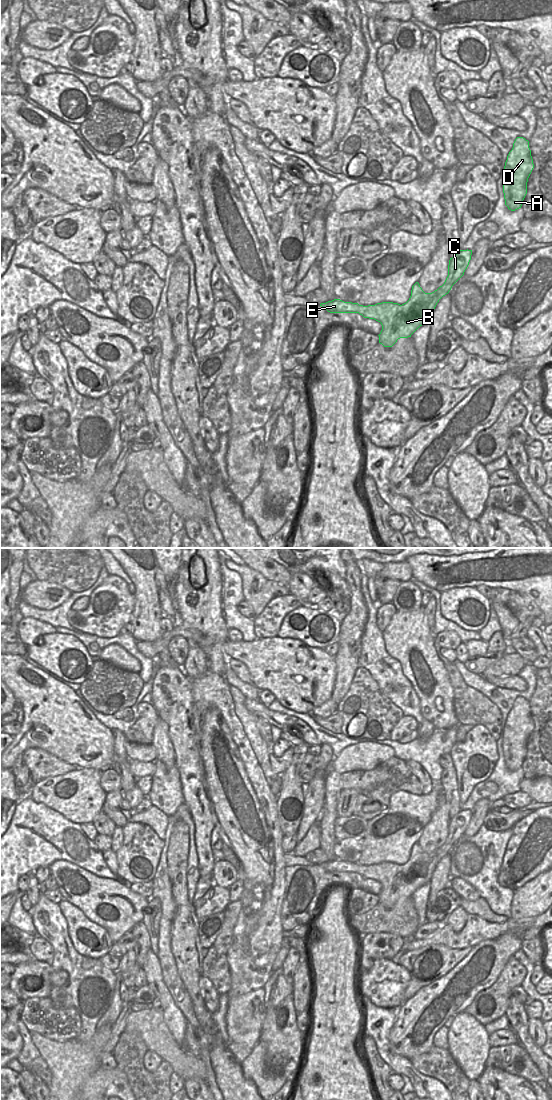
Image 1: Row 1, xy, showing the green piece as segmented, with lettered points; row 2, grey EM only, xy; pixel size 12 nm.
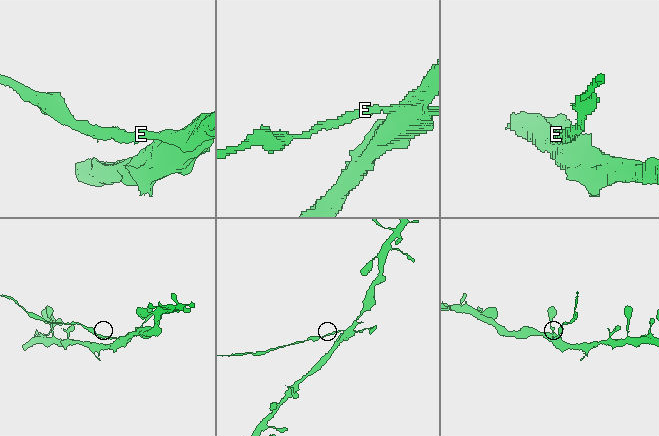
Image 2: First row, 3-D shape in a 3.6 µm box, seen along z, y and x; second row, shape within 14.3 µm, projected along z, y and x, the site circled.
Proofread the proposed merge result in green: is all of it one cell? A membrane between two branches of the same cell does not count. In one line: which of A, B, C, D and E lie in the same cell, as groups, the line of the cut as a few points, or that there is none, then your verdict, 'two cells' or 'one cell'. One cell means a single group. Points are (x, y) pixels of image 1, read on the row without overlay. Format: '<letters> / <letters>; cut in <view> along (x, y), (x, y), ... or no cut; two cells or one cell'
A B C D / E; cut in xy along (360, 865), (357, 872); two cells

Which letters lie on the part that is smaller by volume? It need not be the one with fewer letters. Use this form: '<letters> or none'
E

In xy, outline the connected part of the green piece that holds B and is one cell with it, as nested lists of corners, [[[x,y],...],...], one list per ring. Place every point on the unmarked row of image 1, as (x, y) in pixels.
[[[460,810],[449,820],[448,836],[442,846],[432,853],[425,853],[416,842],[412,846],[409,860],[400,865],[382,862],[359,867],[364,878],[381,883],[379,903],[392,907],[398,899],[408,898],[422,885],[429,882],[439,860],[449,853],[452,846],[464,835],[471,820],[472,810]]]

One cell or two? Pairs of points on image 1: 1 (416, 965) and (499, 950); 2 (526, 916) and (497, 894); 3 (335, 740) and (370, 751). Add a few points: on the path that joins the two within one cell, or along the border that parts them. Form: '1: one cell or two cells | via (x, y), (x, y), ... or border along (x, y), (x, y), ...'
1: two cells | border along (472, 948), (448, 972)
2: two cells | border along (513, 890), (509, 918)
3: two cells | border along (368, 741), (347, 745), (334, 758)

